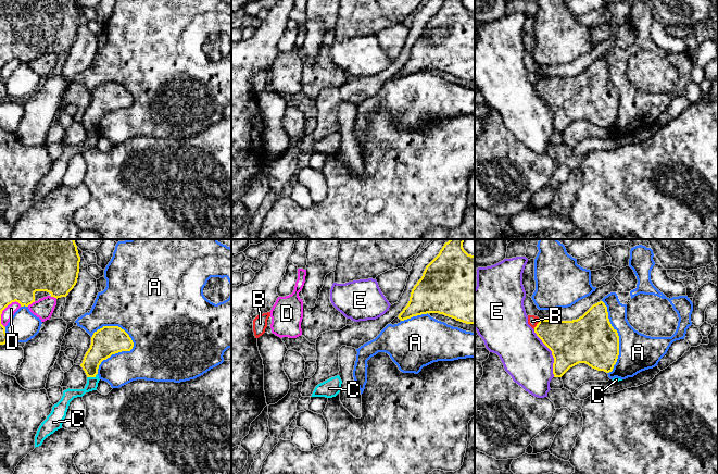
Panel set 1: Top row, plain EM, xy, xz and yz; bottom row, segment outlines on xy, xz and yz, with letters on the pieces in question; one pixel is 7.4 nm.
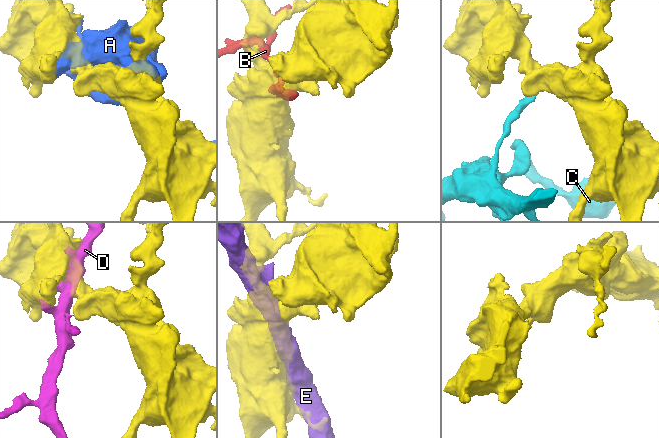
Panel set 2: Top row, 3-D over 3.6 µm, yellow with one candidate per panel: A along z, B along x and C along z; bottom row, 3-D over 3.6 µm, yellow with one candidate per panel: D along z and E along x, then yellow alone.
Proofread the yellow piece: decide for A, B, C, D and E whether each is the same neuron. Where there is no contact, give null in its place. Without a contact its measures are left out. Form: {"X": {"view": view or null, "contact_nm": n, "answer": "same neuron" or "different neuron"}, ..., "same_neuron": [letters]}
{"A": {"view": "xy", "contact_nm": 400, "answer": "different neuron"}, "B": {"view": "yz", "contact_nm": 90, "answer": "different neuron"}, "C": {"view": "xy", "contact_nm": 90, "answer": "different neuron"}, "D": {"view": "xy", "contact_nm": 220, "answer": "different neuron"}, "E": {"view": "yz", "contact_nm": 380, "answer": "different neuron"}, "same_neuron": []}

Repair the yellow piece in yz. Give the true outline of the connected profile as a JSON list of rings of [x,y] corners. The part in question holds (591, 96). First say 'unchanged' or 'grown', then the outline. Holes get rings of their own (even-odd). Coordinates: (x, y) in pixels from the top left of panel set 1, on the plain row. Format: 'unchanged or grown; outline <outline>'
unchanged; outline [[[603,58],[593,61],[582,73],[572,77],[540,75],[534,89],[552,108],[554,134],[562,134],[570,124],[585,120],[592,125],[609,129],[619,112],[619,92],[612,83]]]

